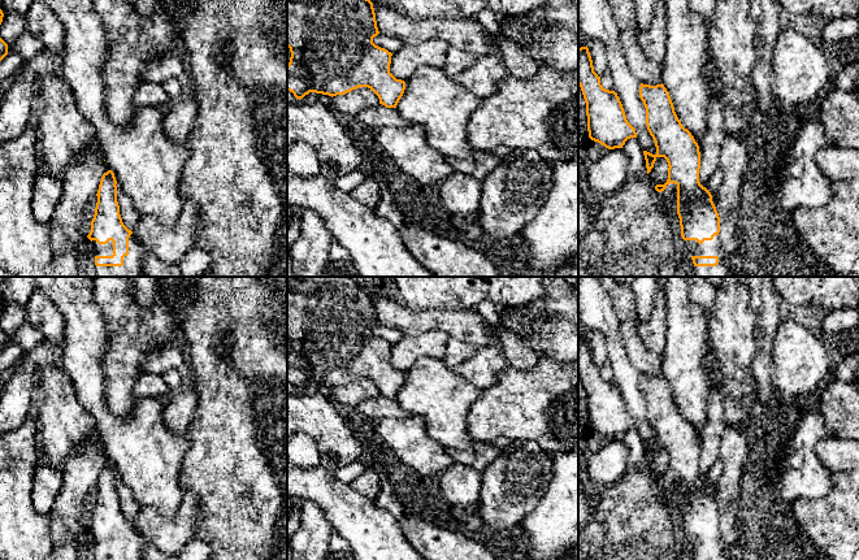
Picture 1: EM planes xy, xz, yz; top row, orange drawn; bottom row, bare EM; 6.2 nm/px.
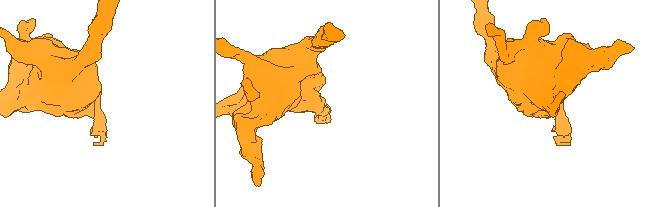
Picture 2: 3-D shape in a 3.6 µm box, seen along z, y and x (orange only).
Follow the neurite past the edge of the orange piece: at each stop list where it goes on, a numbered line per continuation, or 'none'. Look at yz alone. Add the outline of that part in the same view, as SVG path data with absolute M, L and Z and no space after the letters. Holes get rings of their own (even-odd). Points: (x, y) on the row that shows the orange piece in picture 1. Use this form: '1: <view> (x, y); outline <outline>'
1: yz (708, 247); outline M715 235L712 240L699 244L697 240L685 240L685 247L691 256L717 256L716 266L694 266L694 277L726 277L728 268L720 252L720 239Z

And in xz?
none

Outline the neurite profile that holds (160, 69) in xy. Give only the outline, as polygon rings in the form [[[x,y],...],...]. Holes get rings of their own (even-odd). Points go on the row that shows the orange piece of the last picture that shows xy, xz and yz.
[[[165,55],[149,61],[143,71],[144,79],[155,83],[164,83],[170,78],[182,78],[187,66],[177,55]]]

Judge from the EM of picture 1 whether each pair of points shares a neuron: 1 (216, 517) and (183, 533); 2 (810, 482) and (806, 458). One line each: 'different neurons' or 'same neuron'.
1: different neurons
2: same neuron

